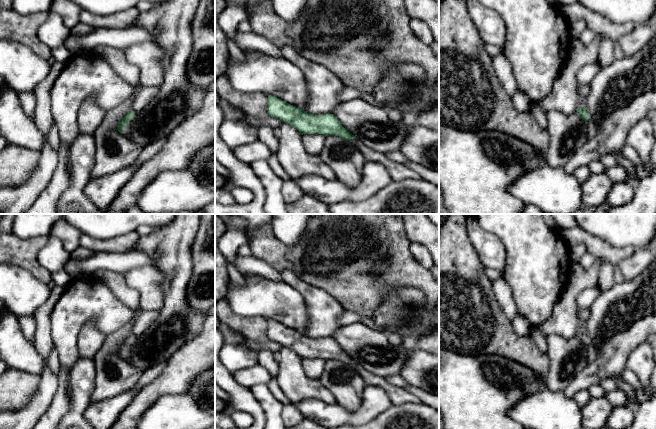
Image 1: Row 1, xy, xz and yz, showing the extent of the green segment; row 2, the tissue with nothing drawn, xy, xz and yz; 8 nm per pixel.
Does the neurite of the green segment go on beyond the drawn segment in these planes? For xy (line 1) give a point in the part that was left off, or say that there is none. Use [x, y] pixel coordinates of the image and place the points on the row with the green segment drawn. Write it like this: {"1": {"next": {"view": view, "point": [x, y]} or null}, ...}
{"1": {"next": {"view": "xy", "point": [127, 129]}}}

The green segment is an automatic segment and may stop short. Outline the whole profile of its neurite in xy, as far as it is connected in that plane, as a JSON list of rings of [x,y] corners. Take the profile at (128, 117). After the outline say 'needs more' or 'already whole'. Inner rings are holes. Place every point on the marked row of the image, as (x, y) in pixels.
[[[133,110],[128,112],[126,116],[119,122],[117,130],[126,136],[130,135],[132,130],[132,125],[136,116],[137,113],[135,113]]]; needs more

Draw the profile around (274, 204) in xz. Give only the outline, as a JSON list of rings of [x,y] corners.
[[[256,160],[250,167],[266,191],[264,212],[266,214],[289,214],[282,195],[283,180],[269,166],[267,160]]]

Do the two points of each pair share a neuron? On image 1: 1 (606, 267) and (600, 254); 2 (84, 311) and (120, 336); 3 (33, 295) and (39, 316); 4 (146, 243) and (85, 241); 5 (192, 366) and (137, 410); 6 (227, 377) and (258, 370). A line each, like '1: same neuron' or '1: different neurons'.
1: different neurons
2: different neurons
3: different neurons
4: different neurons
5: same neuron
6: different neurons

